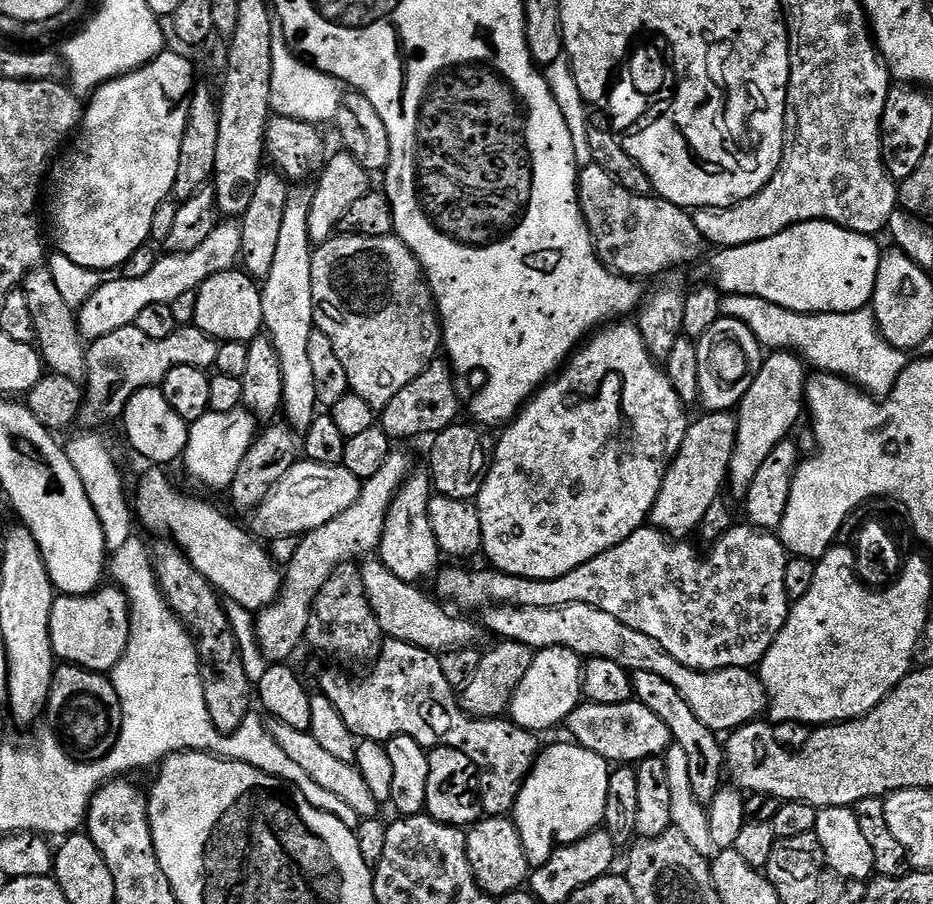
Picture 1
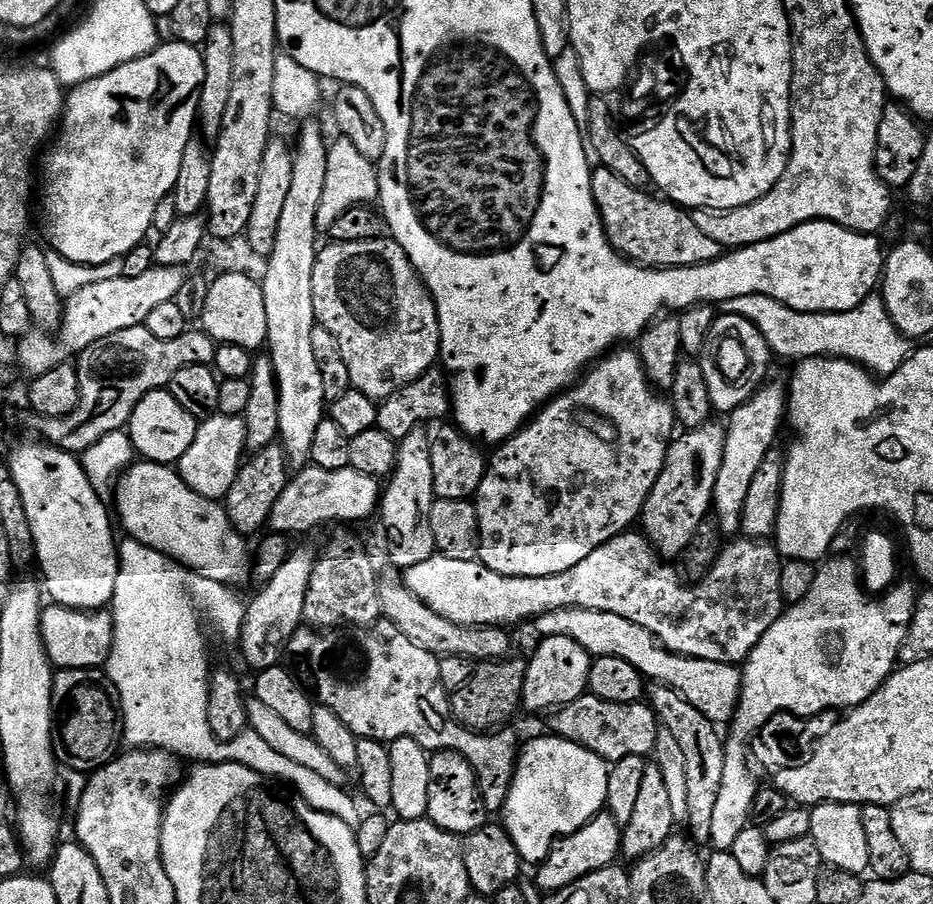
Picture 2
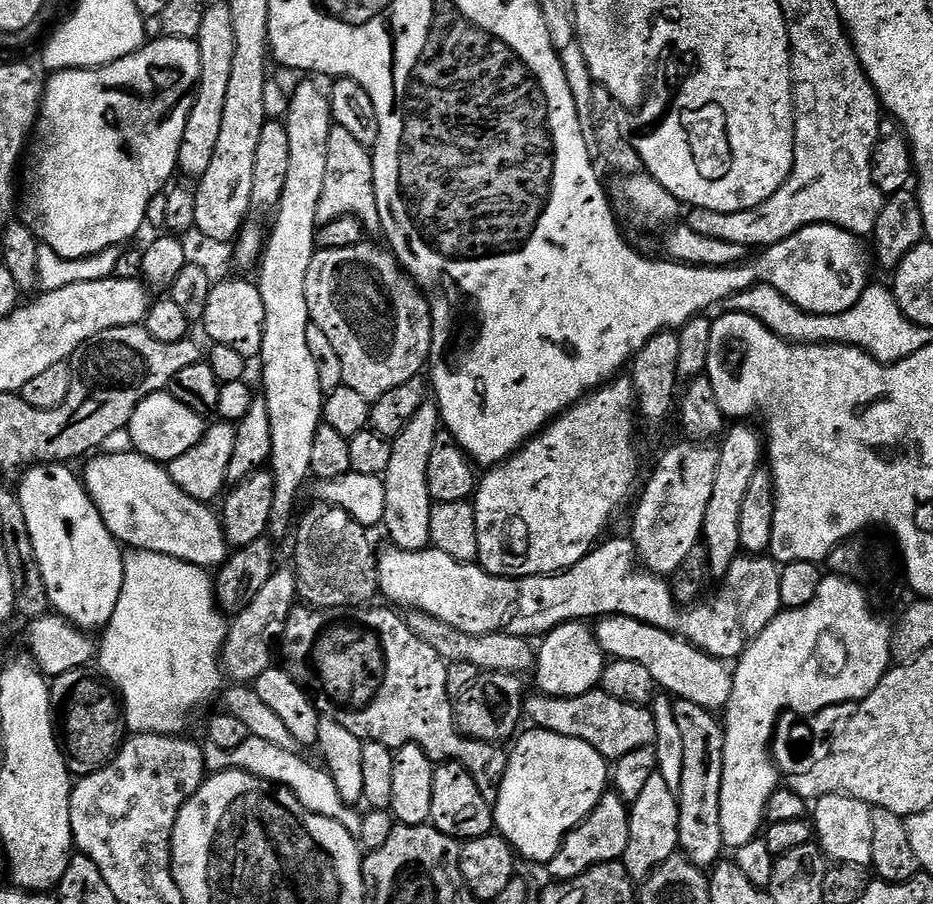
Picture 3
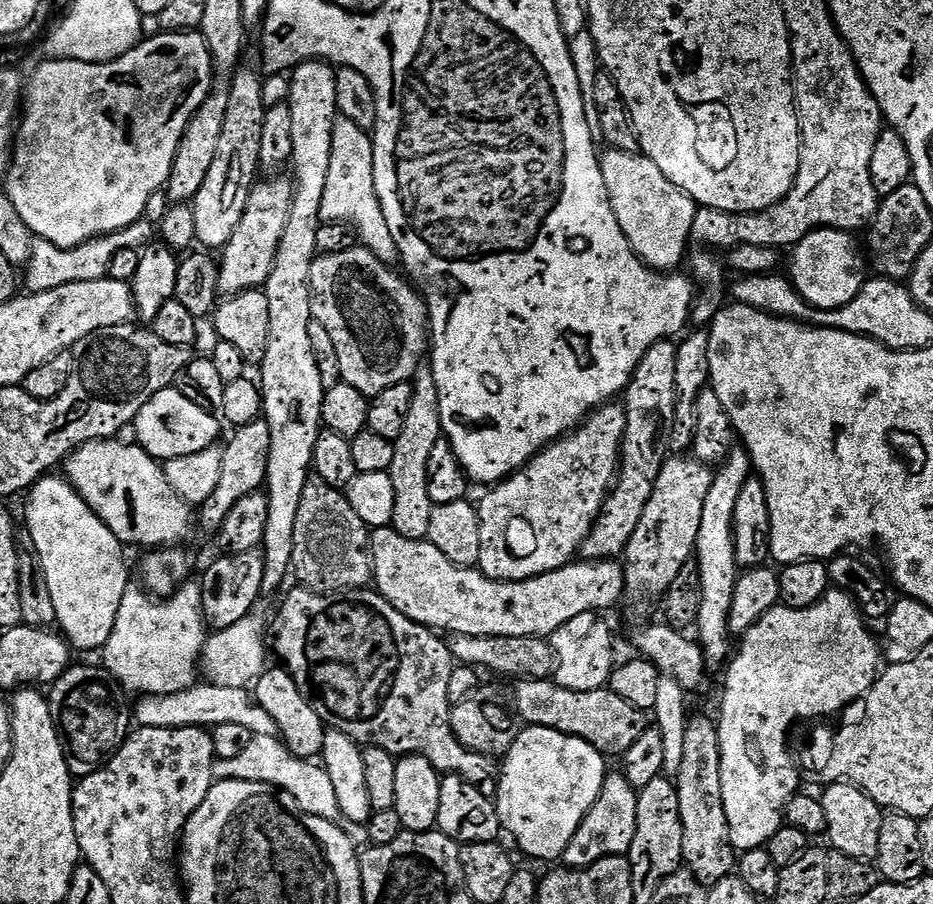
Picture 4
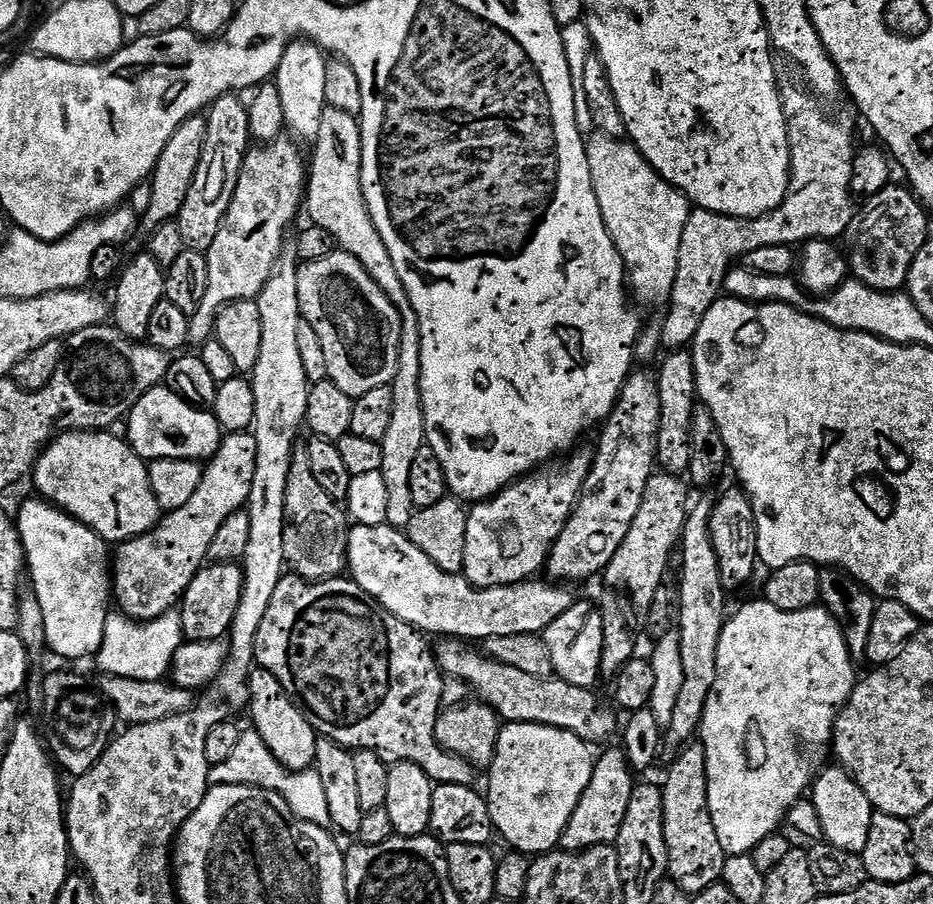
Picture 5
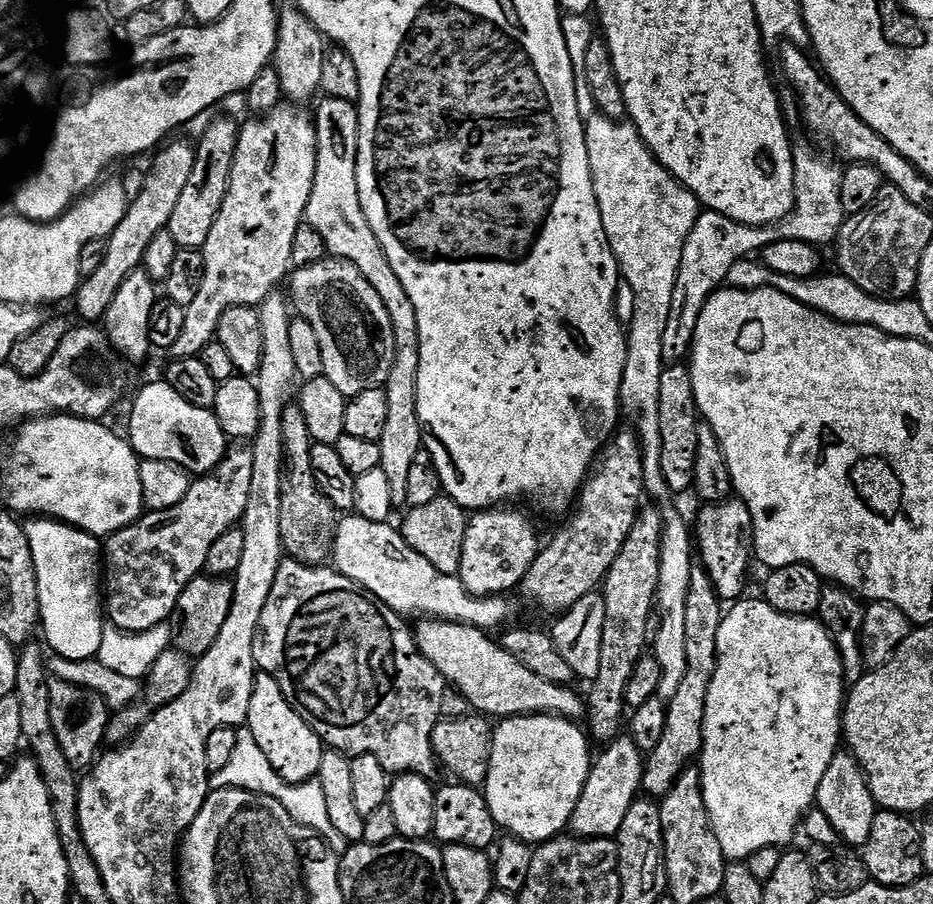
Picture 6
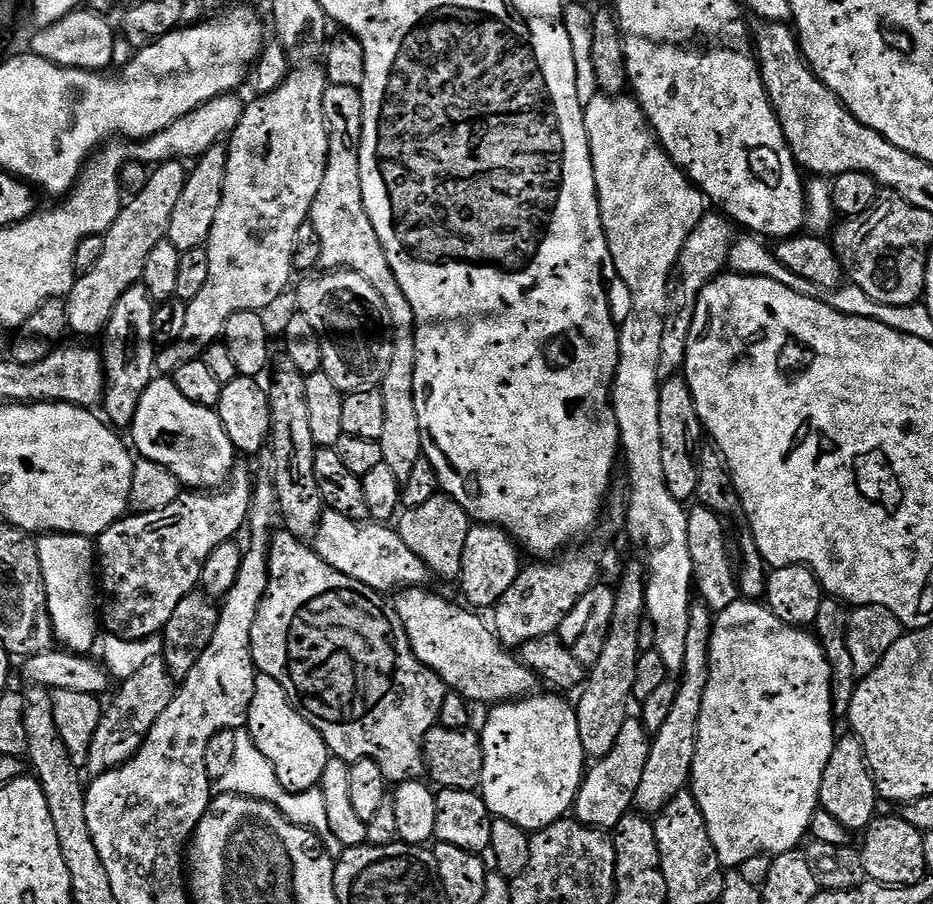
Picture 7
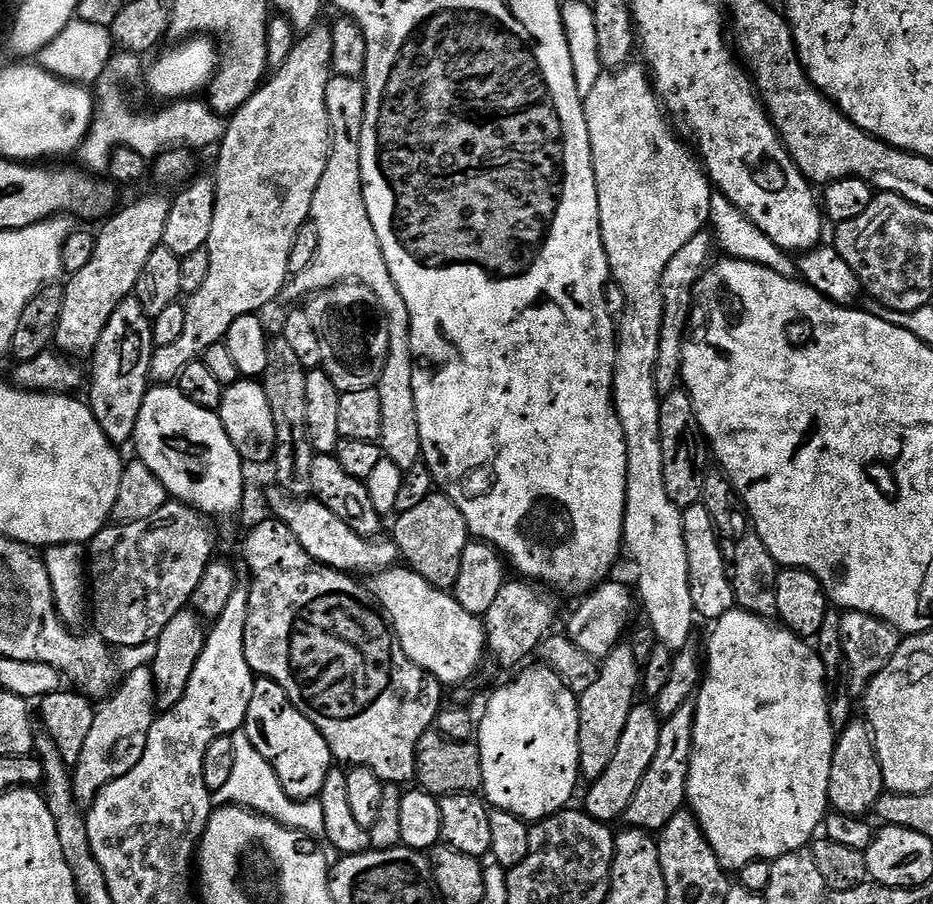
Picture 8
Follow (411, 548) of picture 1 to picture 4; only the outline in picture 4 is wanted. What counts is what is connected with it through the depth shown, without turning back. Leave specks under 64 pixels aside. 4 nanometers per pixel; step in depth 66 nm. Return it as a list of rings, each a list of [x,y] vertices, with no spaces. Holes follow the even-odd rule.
[[[412,406],[409,407],[408,414],[404,417],[404,424],[392,445],[392,464],[387,471],[396,495],[391,527],[407,540],[421,540],[428,533],[430,505],[424,485],[424,468],[428,464],[430,454],[436,451],[441,436],[440,417],[436,415],[435,407]]]

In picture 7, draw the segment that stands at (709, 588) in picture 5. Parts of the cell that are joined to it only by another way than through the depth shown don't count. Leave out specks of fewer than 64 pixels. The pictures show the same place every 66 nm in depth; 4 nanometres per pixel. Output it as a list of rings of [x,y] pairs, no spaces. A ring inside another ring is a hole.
[[[702,602],[693,603],[690,610],[690,627],[686,637],[686,662],[683,672],[679,673],[674,707],[666,717],[662,730],[652,736],[650,758],[646,758],[646,770],[642,774],[642,782],[636,791],[635,811],[640,814],[658,814],[677,794],[689,787],[694,766],[694,754],[698,742],[698,722],[702,718],[702,698],[706,698],[706,682],[710,682],[710,642],[712,641],[712,625],[714,613]]]

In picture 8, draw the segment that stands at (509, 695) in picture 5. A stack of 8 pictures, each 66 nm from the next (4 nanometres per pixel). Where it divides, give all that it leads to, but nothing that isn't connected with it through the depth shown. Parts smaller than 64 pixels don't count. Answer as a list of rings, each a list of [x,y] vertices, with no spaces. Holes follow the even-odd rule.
[[[407,566],[385,568],[383,572],[375,573],[371,580],[372,597],[388,617],[410,662],[444,686],[464,684],[479,670],[484,656],[486,660],[488,647],[483,619],[470,614],[470,610],[462,610],[451,591],[434,587]]]

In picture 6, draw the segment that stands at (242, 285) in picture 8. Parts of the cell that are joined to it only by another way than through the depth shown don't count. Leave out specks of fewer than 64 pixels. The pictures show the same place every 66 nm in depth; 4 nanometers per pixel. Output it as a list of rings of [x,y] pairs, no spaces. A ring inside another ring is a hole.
[[[284,102],[280,107],[270,110],[269,112],[257,115],[252,121],[246,123],[240,129],[240,138],[238,140],[238,150],[234,154],[234,166],[230,174],[230,186],[226,198],[222,202],[222,210],[218,210],[218,218],[214,222],[214,226],[210,230],[210,238],[206,238],[202,249],[205,258],[205,278],[202,281],[202,288],[198,291],[198,296],[194,302],[185,307],[186,322],[182,326],[182,335],[178,337],[178,342],[174,342],[174,346],[170,350],[172,360],[181,360],[182,358],[190,358],[191,356],[199,356],[204,351],[204,347],[216,340],[216,331],[218,330],[218,322],[222,318],[222,314],[226,314],[226,310],[230,310],[234,306],[250,306],[256,308],[263,304],[267,296],[273,295],[277,291],[276,288],[280,283],[287,281],[292,268],[292,251],[294,250],[294,234],[298,231],[301,224],[305,223],[308,203],[310,202],[310,194],[314,190],[314,178],[316,177],[316,121],[313,113],[308,112],[307,107],[301,106],[296,102]]]

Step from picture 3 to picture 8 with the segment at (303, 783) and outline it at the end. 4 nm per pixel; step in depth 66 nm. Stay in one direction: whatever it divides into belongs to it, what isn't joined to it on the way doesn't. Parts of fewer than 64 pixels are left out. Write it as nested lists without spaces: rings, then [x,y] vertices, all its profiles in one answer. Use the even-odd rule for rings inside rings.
[[[241,730],[231,733],[231,738],[234,742],[234,771],[230,773],[226,786],[222,786],[222,790],[218,793],[219,803],[224,806],[251,808],[261,816],[269,816],[271,820],[276,820],[288,828],[295,828],[296,831],[313,838],[323,838],[326,834],[326,821],[322,818],[322,806],[319,799],[291,800],[286,790],[282,790],[266,758],[262,758],[262,754],[254,750],[248,735]]]

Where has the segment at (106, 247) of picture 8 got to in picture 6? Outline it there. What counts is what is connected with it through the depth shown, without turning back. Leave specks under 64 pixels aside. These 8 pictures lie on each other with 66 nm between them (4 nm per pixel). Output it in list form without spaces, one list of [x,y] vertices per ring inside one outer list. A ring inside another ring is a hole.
[[[187,139],[175,140],[165,143],[151,157],[152,168],[147,169],[146,186],[139,198],[130,204],[117,229],[108,237],[108,253],[106,258],[102,258],[102,266],[98,266],[94,274],[81,279],[80,288],[74,293],[76,312],[84,319],[81,321],[103,321],[106,310],[110,310],[110,302],[114,302],[114,294],[118,294],[118,286],[122,286],[122,282],[126,282],[126,278],[130,278],[130,274],[143,265],[150,242],[154,242],[154,238],[167,229],[170,214],[174,214],[174,209],[178,207],[178,198],[182,198],[182,190],[186,190],[186,182],[190,182],[196,161],[195,147],[191,143],[188,145]]]

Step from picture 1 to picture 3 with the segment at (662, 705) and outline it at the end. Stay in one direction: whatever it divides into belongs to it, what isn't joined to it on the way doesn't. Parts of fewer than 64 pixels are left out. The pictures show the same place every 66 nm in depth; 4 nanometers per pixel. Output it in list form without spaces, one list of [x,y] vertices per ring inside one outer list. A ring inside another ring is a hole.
[[[677,699],[673,703],[674,722],[682,733],[682,782],[678,789],[680,813],[678,814],[679,851],[687,856],[691,864],[708,870],[721,859],[720,852],[725,851],[720,825],[720,791],[722,790],[722,762],[724,761],[724,730],[719,719],[711,711],[689,700]]]

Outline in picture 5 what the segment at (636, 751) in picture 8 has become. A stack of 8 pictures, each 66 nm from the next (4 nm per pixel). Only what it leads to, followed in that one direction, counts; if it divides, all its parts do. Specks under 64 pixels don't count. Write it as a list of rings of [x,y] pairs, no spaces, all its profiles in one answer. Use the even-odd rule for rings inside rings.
[[[605,747],[604,753],[595,757],[590,786],[582,794],[570,822],[564,828],[559,847],[566,852],[585,852],[587,848],[615,845],[622,822],[626,818],[626,806],[630,806],[630,794],[634,787],[634,773],[628,764],[623,747]]]

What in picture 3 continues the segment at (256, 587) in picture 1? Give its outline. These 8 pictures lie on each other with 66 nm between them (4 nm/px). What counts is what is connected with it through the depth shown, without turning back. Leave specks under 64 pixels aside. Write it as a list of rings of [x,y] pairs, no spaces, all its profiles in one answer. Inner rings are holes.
[[[133,450],[131,452],[104,452],[103,454],[96,454],[93,455],[87,463],[88,462],[89,464],[85,466],[84,472],[82,471],[84,486],[87,488],[88,493],[92,495],[92,500],[96,503],[96,509],[98,509],[98,511],[102,514],[102,518],[106,522],[106,526],[110,530],[110,534],[115,536],[116,539],[120,541],[121,545],[127,546],[132,550],[157,552],[163,556],[173,556],[174,558],[185,560],[186,562],[190,562],[194,566],[198,566],[199,568],[205,570],[215,570],[228,559],[230,555],[230,545],[228,543],[228,539],[224,536],[224,525],[221,517],[217,515],[217,513],[215,516],[215,514],[208,509],[211,507],[209,507],[205,501],[190,498],[190,494],[186,494],[182,491],[182,489],[174,482],[174,478],[170,478],[167,467],[165,467],[161,461],[152,460],[149,456],[144,456],[141,452]]]

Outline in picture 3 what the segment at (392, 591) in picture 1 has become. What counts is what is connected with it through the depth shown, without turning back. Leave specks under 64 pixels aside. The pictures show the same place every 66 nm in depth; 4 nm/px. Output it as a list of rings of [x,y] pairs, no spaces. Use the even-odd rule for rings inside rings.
[[[415,610],[407,613],[408,629],[426,646],[434,646],[438,654],[448,664],[454,662],[470,662],[478,666],[481,672],[514,672],[517,674],[531,673],[538,655],[531,639],[515,636],[509,632],[491,632],[490,634],[466,634],[462,630],[454,630],[446,622],[434,618],[425,612]]]

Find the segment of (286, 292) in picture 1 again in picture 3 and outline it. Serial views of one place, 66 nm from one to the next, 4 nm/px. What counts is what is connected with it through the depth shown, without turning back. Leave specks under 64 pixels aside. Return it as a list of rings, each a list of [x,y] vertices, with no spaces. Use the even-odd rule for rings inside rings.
[[[304,82],[297,83],[296,89],[290,94],[292,100],[288,104],[288,120],[286,119],[286,127],[290,134],[290,171],[286,174],[286,190],[282,190],[282,198],[280,205],[276,208],[274,219],[276,221],[272,224],[272,232],[267,233],[266,243],[264,246],[264,255],[259,261],[258,269],[260,268],[260,280],[258,279],[258,287],[262,294],[262,302],[266,306],[266,322],[264,323],[264,337],[262,338],[262,350],[258,357],[258,363],[264,367],[264,392],[262,392],[262,399],[268,404],[270,410],[270,430],[272,431],[272,458],[270,461],[270,471],[274,482],[274,510],[272,511],[272,527],[270,529],[271,535],[284,536],[289,535],[290,525],[293,523],[292,510],[296,506],[296,495],[300,492],[300,487],[303,486],[307,480],[310,480],[310,473],[312,467],[310,466],[310,453],[314,447],[314,434],[322,423],[324,414],[324,398],[326,393],[318,386],[318,366],[314,366],[314,358],[310,354],[310,346],[306,343],[306,330],[310,323],[308,318],[308,307],[306,306],[306,270],[310,270],[310,262],[313,256],[316,255],[318,249],[316,247],[316,215],[318,214],[318,198],[322,198],[322,185],[326,182],[326,142],[330,142],[330,130],[334,126],[332,119],[332,105],[329,97],[316,84],[304,84]]]

